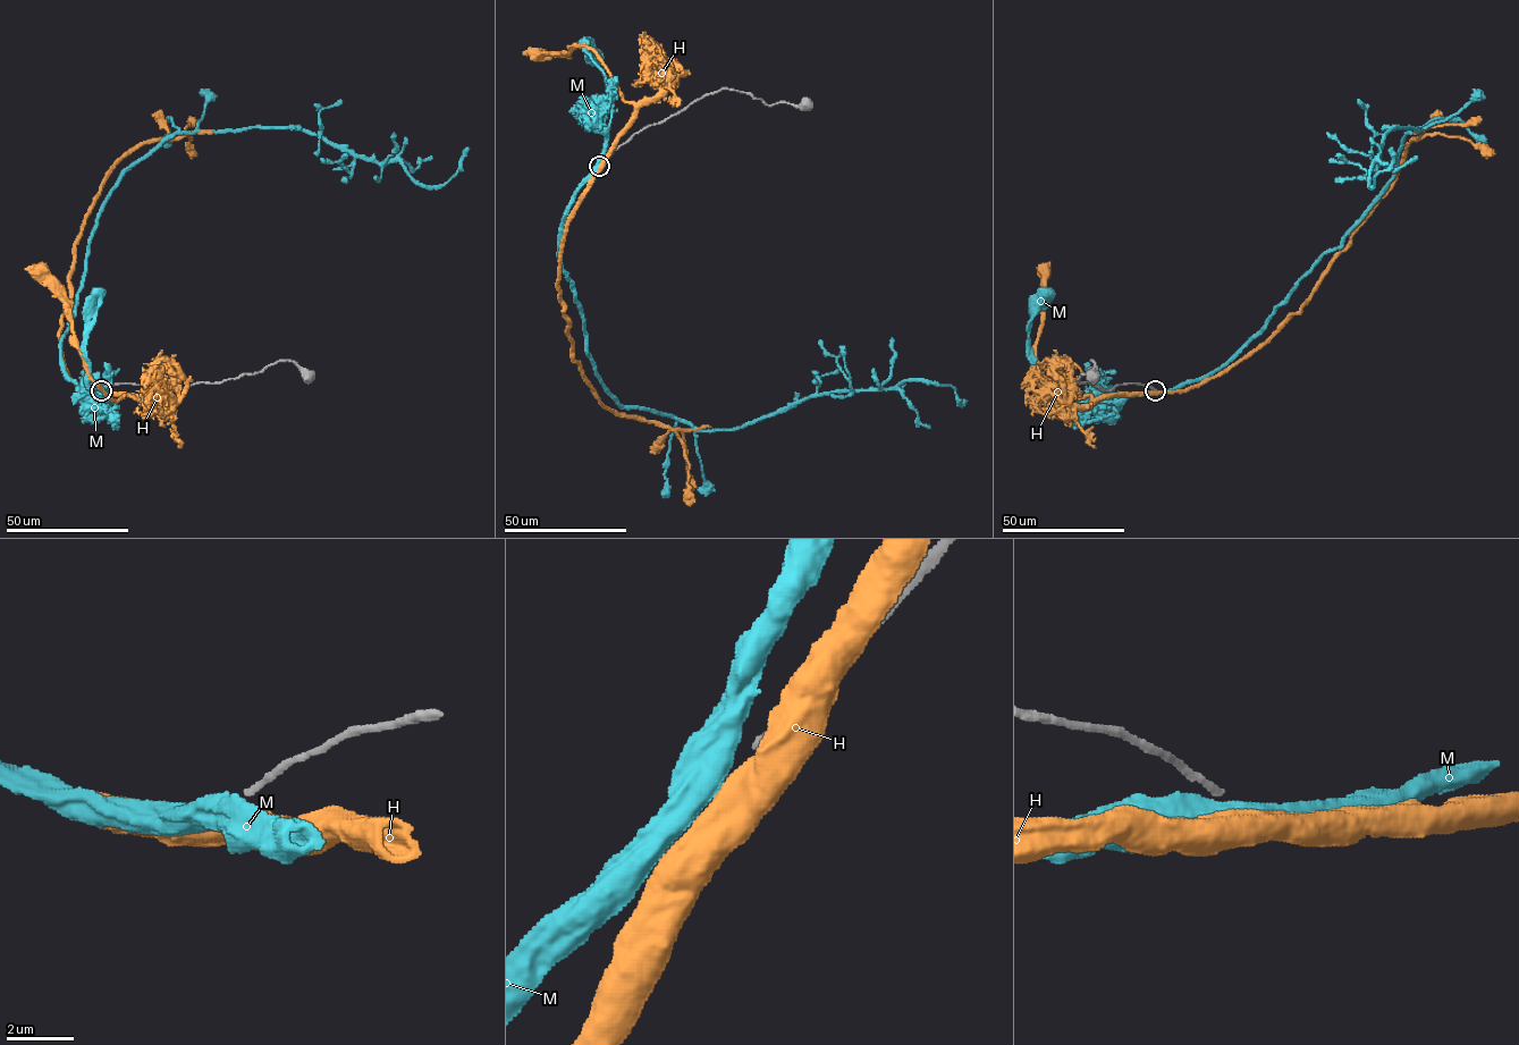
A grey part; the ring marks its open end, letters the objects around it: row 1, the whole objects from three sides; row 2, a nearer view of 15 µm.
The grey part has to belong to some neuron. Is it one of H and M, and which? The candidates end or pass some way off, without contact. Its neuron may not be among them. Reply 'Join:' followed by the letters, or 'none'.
Join: none

